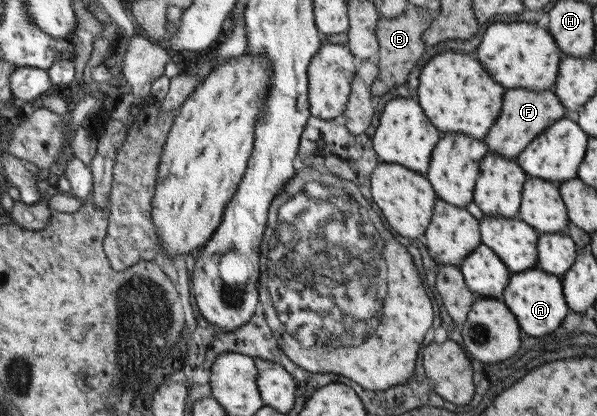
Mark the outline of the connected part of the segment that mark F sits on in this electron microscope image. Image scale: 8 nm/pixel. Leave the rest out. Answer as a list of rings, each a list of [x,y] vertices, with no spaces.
[[[554,88],[548,89],[548,91],[532,91],[532,89],[505,90],[502,111],[483,141],[488,145],[490,154],[496,153],[504,159],[515,160],[520,151],[524,151],[524,148],[533,139],[536,139],[537,135],[546,130],[547,126],[568,116],[568,111],[560,103],[558,95],[554,93]]]

